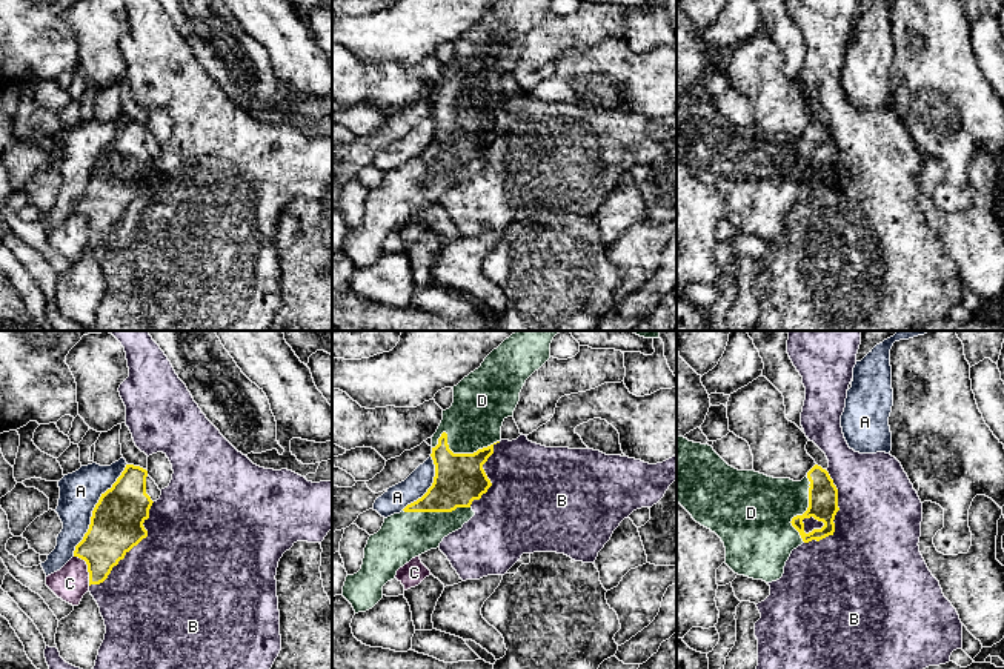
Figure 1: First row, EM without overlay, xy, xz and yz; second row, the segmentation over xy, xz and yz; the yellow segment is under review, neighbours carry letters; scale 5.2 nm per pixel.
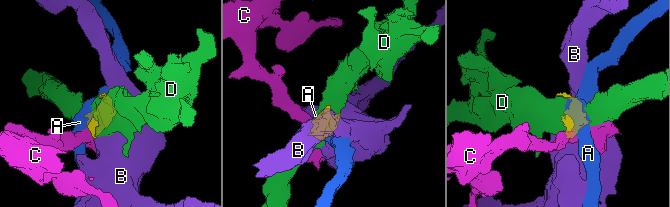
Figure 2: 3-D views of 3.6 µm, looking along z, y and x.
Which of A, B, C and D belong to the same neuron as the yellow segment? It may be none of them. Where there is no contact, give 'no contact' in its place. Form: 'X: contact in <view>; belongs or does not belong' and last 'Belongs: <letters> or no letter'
A: contact in xy; does not belong
B: contact in xy; does not belong
C: contact in xy; does not belong
D: contact in xz; belongs
Belongs: D

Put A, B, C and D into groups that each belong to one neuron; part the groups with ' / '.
A / B / C / D

